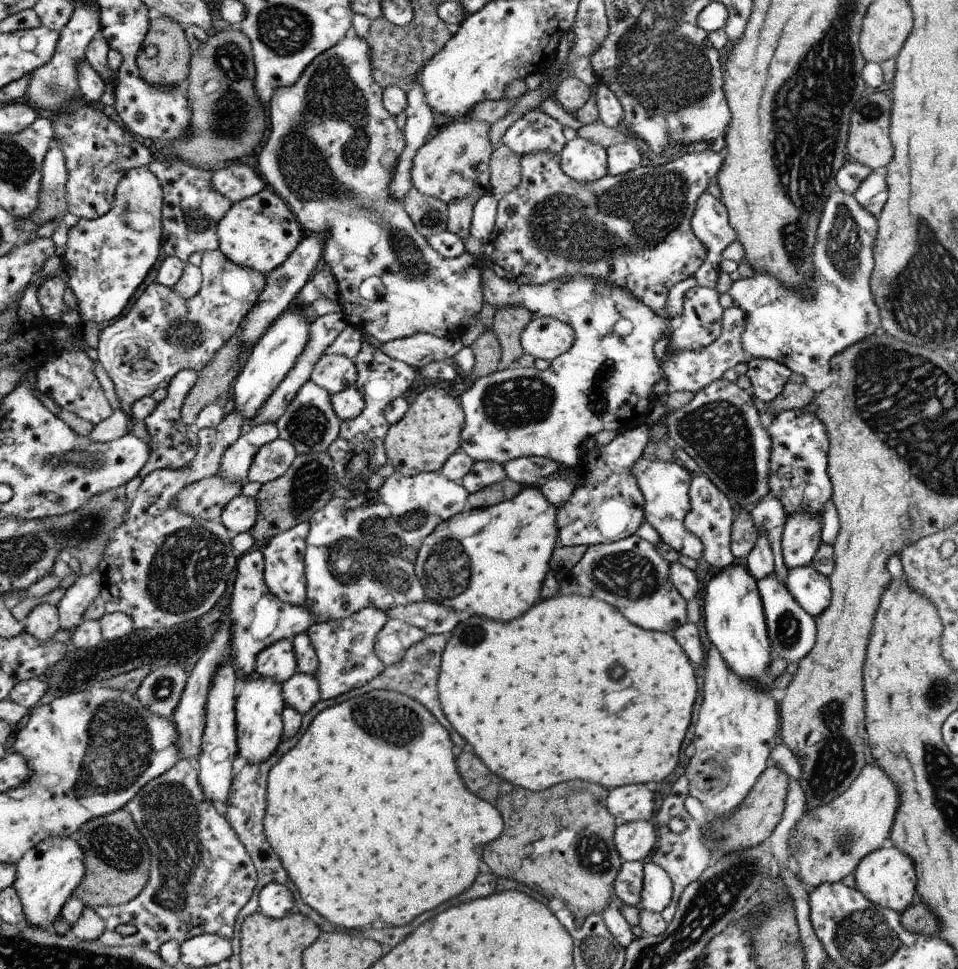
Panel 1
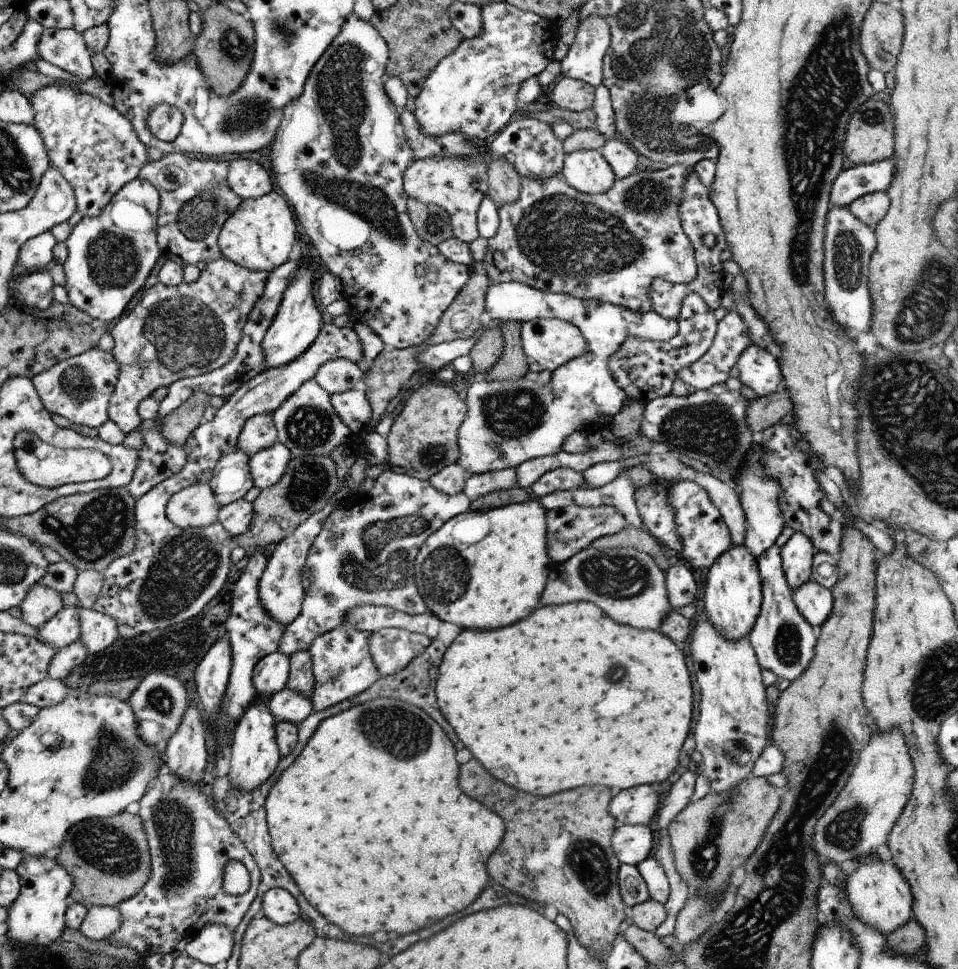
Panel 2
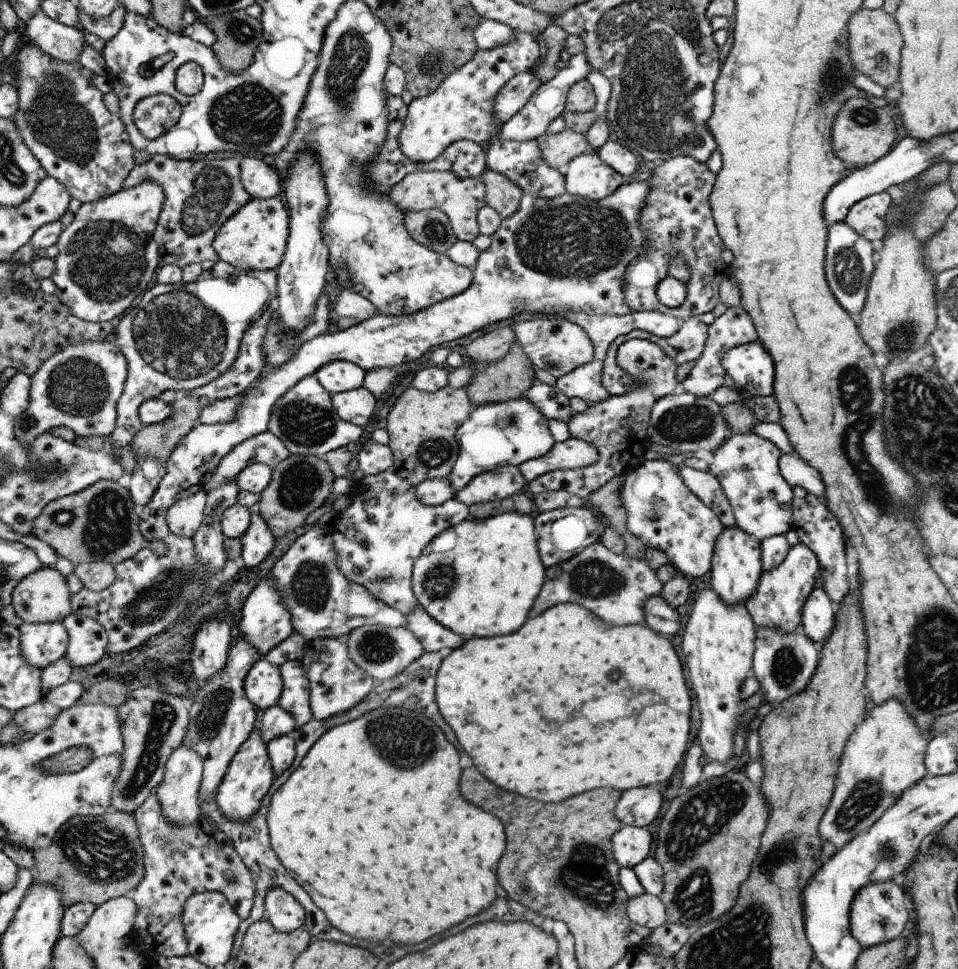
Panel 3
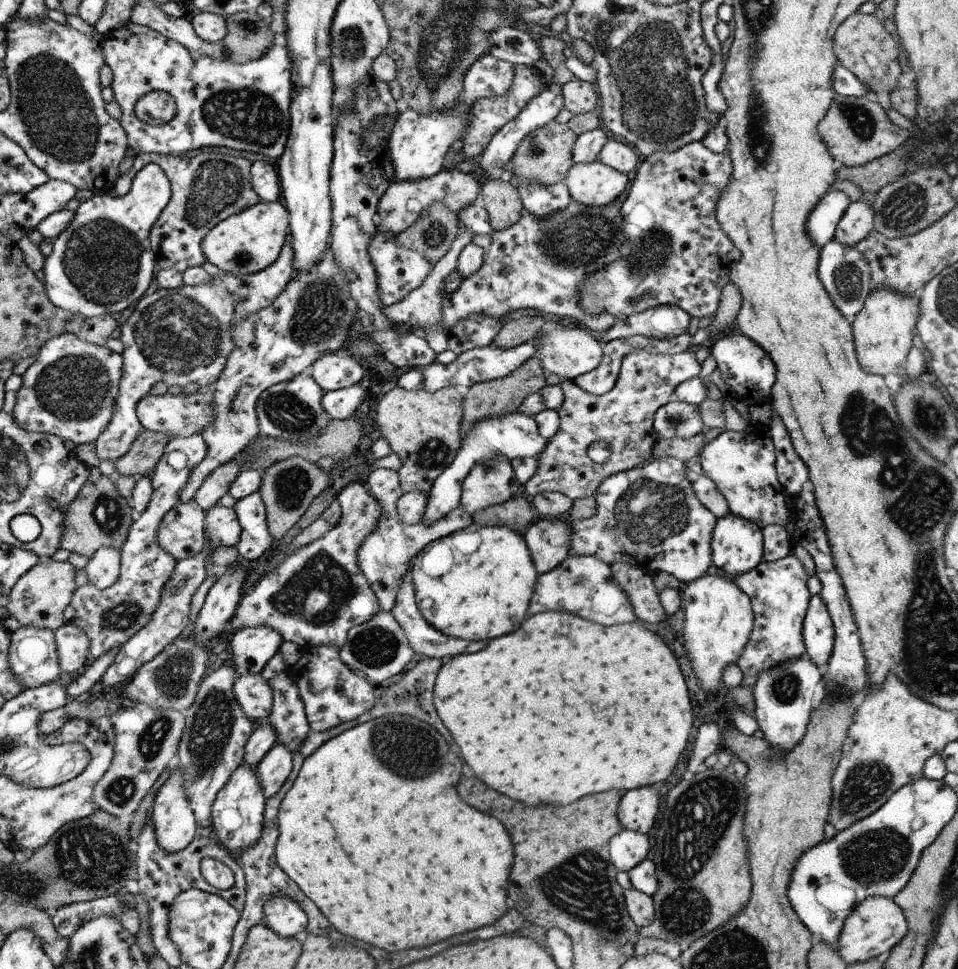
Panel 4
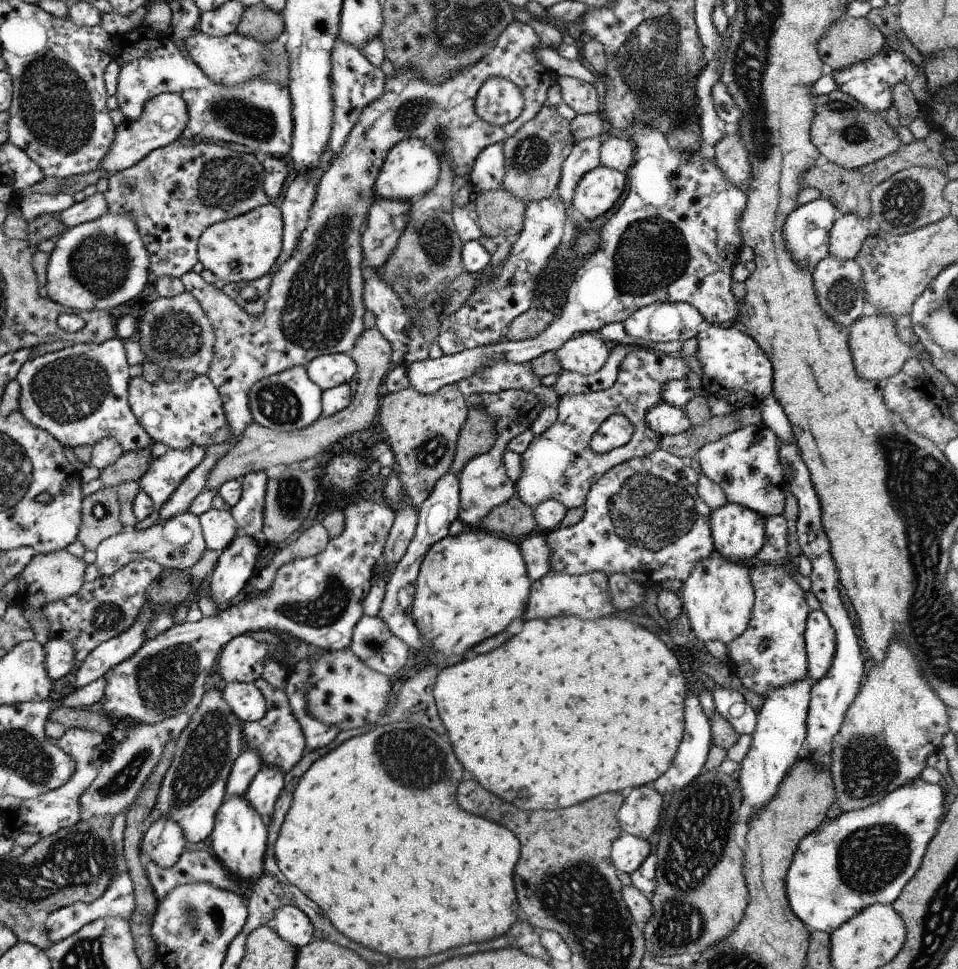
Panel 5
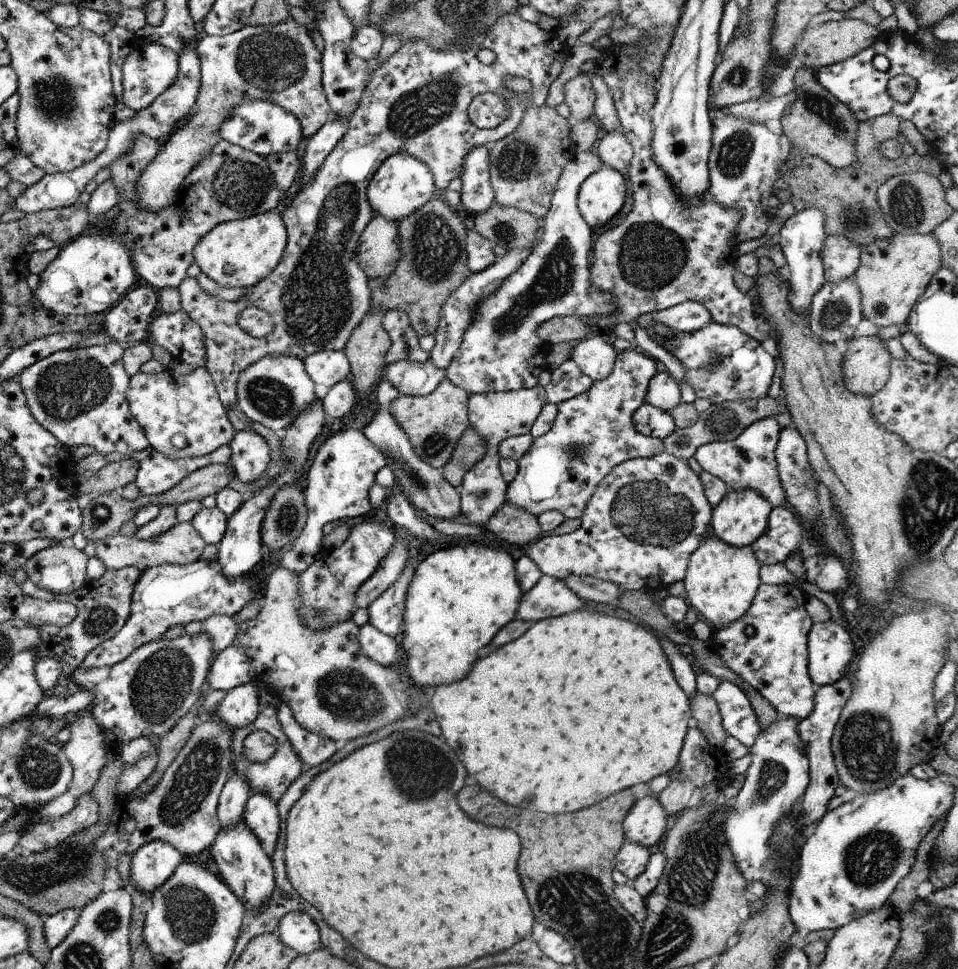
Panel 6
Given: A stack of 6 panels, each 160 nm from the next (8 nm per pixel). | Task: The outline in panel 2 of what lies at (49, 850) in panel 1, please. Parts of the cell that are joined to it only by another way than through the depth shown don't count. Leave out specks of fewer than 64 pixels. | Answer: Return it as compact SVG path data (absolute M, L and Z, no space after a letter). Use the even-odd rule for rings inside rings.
M26 854L22 864L15 869L22 880L22 892L10 904L8 914L8 936L14 942L48 946L58 938L66 927L65 913L70 904L70 896L75 888L75 878L55 855L31 856Z

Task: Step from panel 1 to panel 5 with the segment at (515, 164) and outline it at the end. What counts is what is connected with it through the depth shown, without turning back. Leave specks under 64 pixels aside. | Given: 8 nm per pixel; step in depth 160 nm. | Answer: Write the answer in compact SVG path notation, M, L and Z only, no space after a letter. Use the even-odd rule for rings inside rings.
M503 189L476 193L472 209L478 215L478 227L490 238L517 238L524 222L526 204Z

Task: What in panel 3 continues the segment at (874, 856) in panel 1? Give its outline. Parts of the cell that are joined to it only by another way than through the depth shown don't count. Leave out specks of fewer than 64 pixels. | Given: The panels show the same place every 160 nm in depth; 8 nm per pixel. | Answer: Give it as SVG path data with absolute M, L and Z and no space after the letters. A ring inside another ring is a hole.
M894 880L870 882L856 892L851 906L850 928L852 928L852 936L860 942L860 947L866 950L899 938L910 918L912 918L912 910L908 895Z

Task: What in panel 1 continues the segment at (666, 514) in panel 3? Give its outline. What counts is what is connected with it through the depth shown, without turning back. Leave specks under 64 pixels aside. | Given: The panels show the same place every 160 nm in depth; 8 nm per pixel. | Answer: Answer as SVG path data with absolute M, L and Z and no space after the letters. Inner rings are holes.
M706 475L694 476L690 496L692 514L688 514L688 522L684 522L684 527L688 526L688 530L692 534L698 535L703 540L705 547L703 557L710 568L726 569L736 562L735 557L731 554L731 527L736 516L734 504Z

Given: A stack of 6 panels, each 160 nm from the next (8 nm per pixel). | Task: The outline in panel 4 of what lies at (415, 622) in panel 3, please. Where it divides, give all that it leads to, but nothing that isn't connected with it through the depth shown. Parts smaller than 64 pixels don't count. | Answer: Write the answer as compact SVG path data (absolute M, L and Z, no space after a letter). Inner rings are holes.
M412 564L410 569L407 570L406 580L402 584L398 592L398 602L396 606L391 610L391 613L395 616L399 625L403 628L407 638L410 642L410 646L414 648L415 653L423 657L441 659L444 656L455 657L466 653L475 653L478 650L482 650L490 641L467 641L464 639L455 639L448 635L442 634L439 630L436 630L418 610L418 603L415 599L415 585L413 582L413 576L411 575Z

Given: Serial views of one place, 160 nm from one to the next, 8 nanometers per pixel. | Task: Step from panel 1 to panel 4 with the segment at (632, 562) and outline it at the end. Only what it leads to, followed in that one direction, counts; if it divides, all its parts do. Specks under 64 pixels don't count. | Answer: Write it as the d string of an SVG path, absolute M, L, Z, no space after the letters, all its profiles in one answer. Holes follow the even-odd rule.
M568 555L555 569L538 578L531 598L530 615L544 611L566 611L602 626L621 625L638 620L630 596L620 588L612 566L595 556Z

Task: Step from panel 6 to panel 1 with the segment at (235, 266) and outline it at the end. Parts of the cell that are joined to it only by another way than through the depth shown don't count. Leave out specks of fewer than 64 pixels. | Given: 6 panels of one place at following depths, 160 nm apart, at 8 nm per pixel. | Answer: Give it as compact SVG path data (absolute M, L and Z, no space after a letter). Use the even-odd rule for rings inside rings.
M274 192L259 194L233 203L224 218L216 224L219 250L238 266L251 267L265 276L296 250L300 240L300 224L283 200Z

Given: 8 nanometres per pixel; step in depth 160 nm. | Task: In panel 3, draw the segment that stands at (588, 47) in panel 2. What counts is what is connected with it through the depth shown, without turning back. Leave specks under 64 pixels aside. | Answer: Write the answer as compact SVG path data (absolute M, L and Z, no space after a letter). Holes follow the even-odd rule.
M586 52L574 54L568 60L568 65L564 70L559 70L558 74L549 80L546 84L540 86L536 94L524 106L518 114L510 121L503 124L503 128L499 130L497 138L499 140L512 140L513 142L528 142L528 140L538 140L546 135L546 129L550 124L566 110L567 95L570 88L582 80L586 80L586 76L590 74L592 66L588 62Z

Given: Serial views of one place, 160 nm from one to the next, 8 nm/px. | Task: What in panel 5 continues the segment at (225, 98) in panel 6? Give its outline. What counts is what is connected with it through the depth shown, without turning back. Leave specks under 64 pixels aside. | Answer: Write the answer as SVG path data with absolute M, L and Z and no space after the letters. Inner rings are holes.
M286 29L274 42L258 42L254 38L248 38L240 34L230 34L224 37L214 37L202 31L192 32L184 40L184 48L188 55L203 68L204 74L212 78L212 82L220 84L244 84L254 78L264 78L272 82L282 82L288 87L290 77L290 55L287 52L288 34Z

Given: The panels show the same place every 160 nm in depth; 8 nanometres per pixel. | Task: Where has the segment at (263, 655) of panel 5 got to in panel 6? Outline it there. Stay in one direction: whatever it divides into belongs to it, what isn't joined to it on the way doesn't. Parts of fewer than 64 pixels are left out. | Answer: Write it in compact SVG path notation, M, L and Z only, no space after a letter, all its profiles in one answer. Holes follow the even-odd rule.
M231 645L216 655L207 676L206 687L220 695L220 692L252 682L254 676L255 672L247 653L242 647Z

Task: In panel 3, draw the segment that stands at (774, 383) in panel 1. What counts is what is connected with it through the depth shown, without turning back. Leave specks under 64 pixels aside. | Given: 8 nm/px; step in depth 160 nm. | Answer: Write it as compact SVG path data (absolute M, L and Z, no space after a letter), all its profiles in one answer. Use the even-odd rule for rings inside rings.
M759 341L736 346L723 358L723 368L743 395L773 395L774 362Z

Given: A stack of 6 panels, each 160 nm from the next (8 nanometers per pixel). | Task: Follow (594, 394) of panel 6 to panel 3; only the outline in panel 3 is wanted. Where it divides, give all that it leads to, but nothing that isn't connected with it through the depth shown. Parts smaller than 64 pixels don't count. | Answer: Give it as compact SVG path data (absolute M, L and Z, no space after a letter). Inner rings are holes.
M631 339L622 344L617 350L617 362L634 380L642 380L642 386L636 384L634 390L630 390L628 394L611 395L600 404L590 403L586 412L572 414L572 418L565 423L570 430L570 436L594 444L601 460L586 468L556 470L532 480L527 484L525 491L534 497L549 491L567 491L586 500L603 489L612 478L637 469L644 461L644 454L651 445L647 436L648 420L656 402L662 396L669 396L680 390L680 384L676 380L678 366L675 360L668 358L656 344L645 339Z

